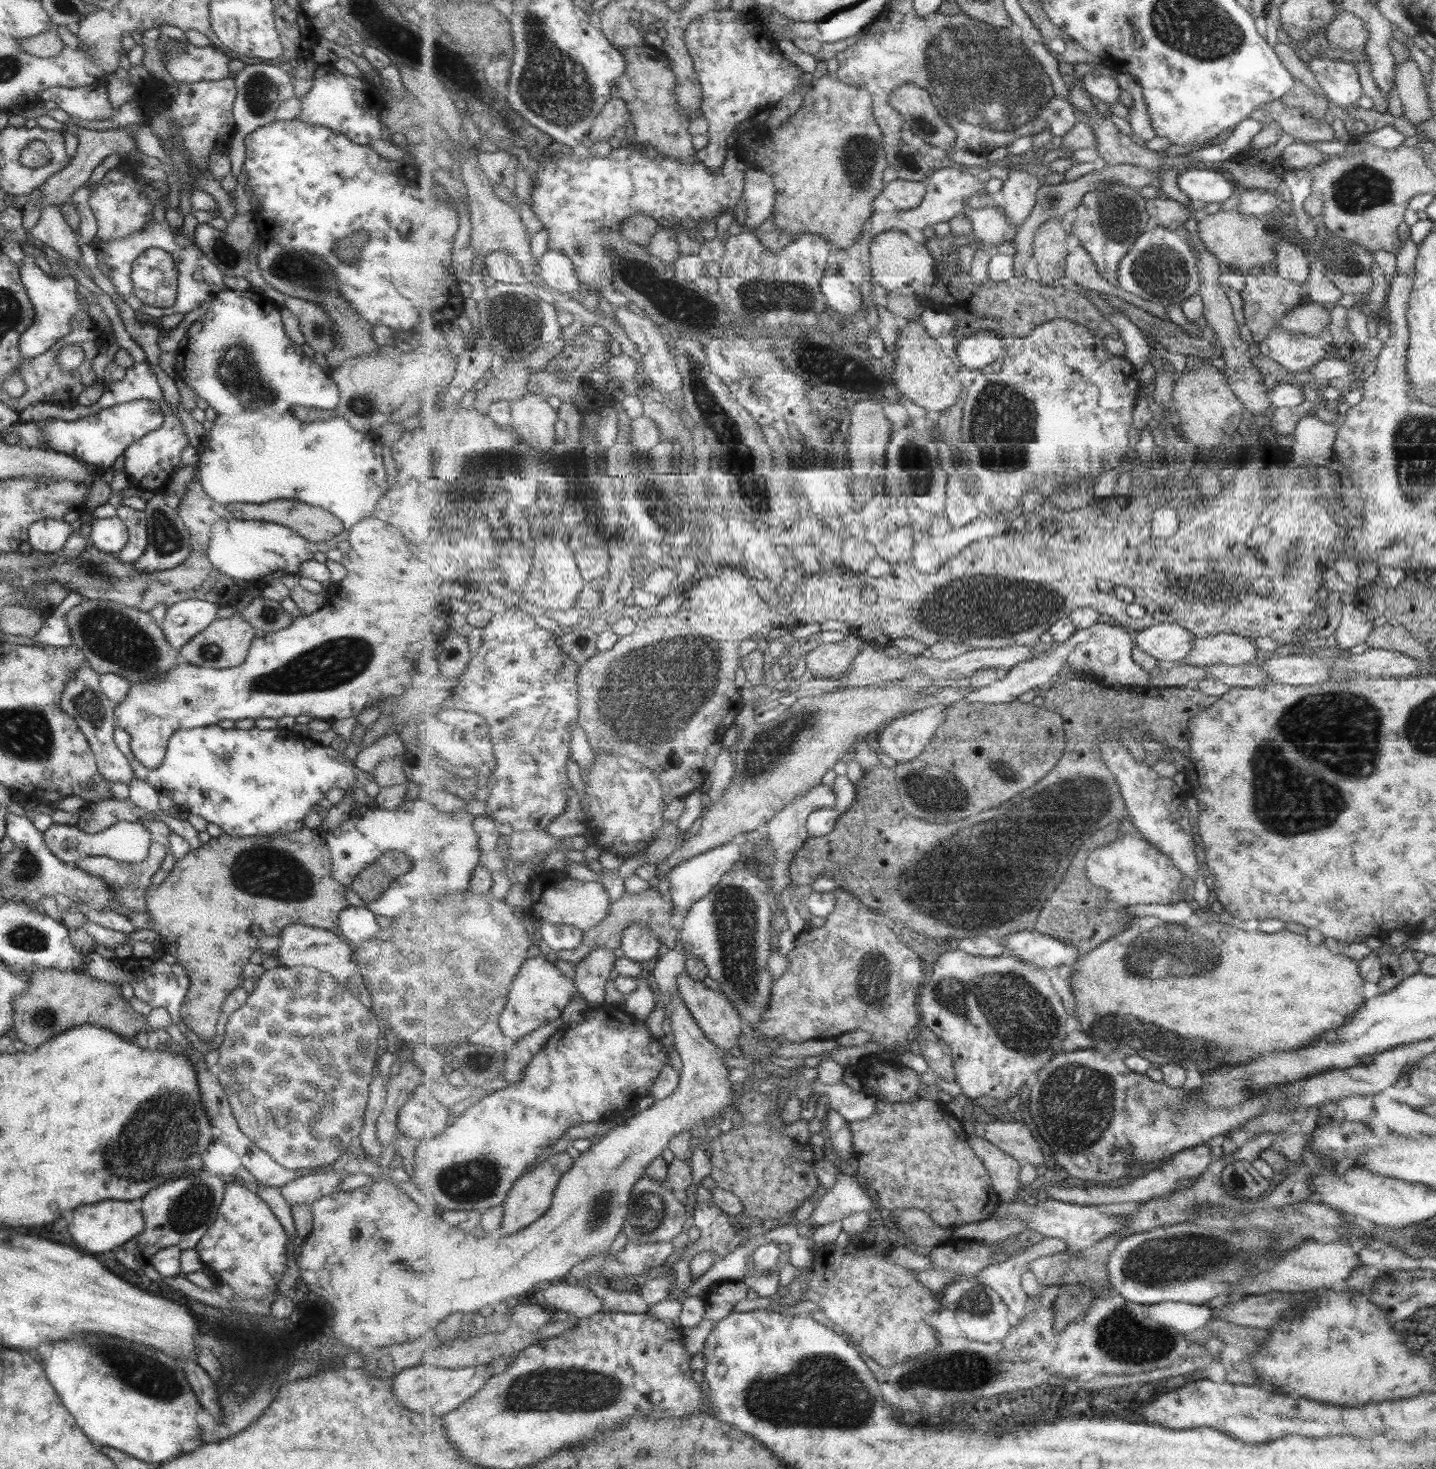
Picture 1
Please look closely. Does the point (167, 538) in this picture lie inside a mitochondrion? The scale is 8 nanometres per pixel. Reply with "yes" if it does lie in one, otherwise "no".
yes

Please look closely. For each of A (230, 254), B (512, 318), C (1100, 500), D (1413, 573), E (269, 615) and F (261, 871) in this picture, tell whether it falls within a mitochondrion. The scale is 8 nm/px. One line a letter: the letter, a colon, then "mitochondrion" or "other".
A: mitochondrion
B: mitochondrion
C: other
D: other
E: mitochondrion
F: mitochondrion

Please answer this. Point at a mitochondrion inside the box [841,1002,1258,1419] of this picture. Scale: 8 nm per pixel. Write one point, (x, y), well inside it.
(1075, 1103)

